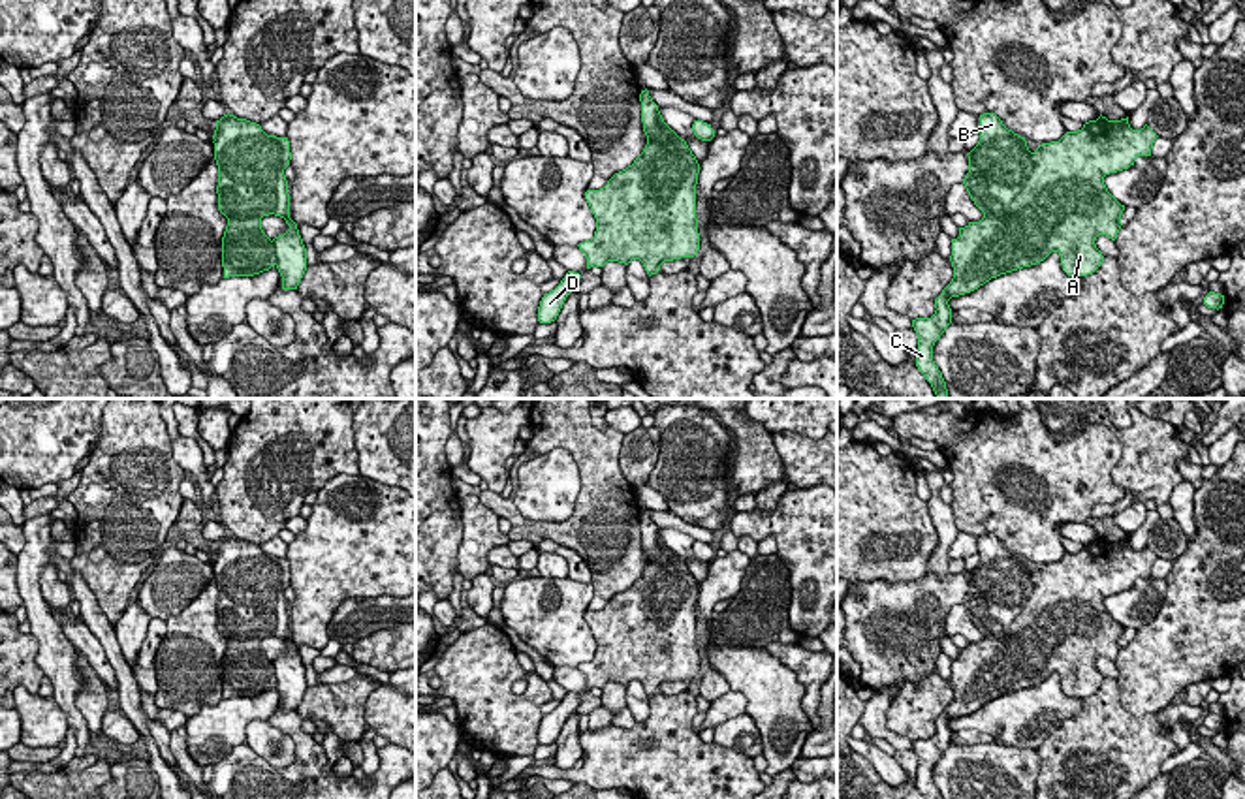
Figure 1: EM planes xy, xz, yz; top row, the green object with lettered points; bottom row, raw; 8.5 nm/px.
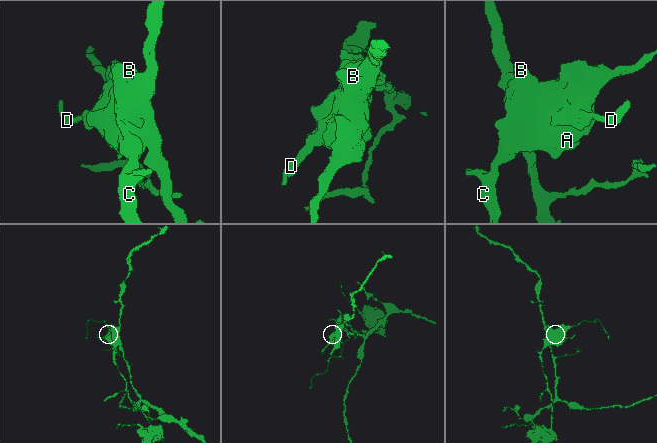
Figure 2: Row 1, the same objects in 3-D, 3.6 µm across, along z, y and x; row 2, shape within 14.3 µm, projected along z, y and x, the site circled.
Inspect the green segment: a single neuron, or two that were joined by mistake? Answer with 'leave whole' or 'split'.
split

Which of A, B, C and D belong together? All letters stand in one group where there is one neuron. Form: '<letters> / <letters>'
A C D / B

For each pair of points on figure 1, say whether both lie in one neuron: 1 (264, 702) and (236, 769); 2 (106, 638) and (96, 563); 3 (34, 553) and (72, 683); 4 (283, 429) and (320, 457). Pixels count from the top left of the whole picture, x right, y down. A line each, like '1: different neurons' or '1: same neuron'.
1: different neurons
2: different neurons
3: same neuron
4: same neuron

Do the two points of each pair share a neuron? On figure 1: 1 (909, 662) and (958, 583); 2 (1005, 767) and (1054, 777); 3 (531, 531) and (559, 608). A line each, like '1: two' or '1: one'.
1: one
2: two
3: two

